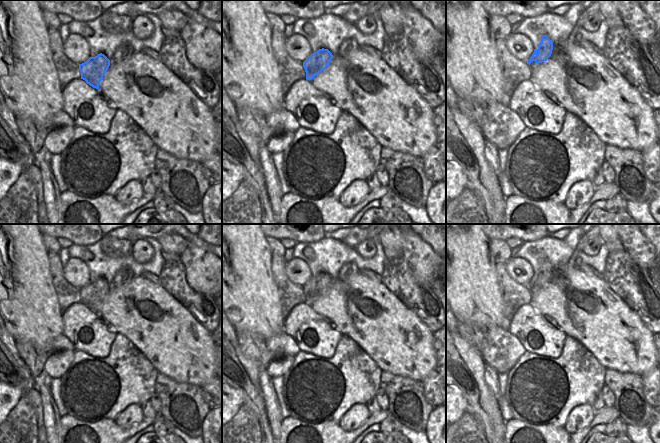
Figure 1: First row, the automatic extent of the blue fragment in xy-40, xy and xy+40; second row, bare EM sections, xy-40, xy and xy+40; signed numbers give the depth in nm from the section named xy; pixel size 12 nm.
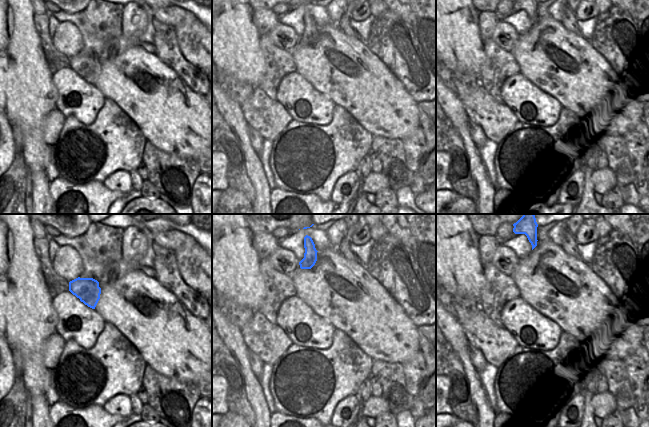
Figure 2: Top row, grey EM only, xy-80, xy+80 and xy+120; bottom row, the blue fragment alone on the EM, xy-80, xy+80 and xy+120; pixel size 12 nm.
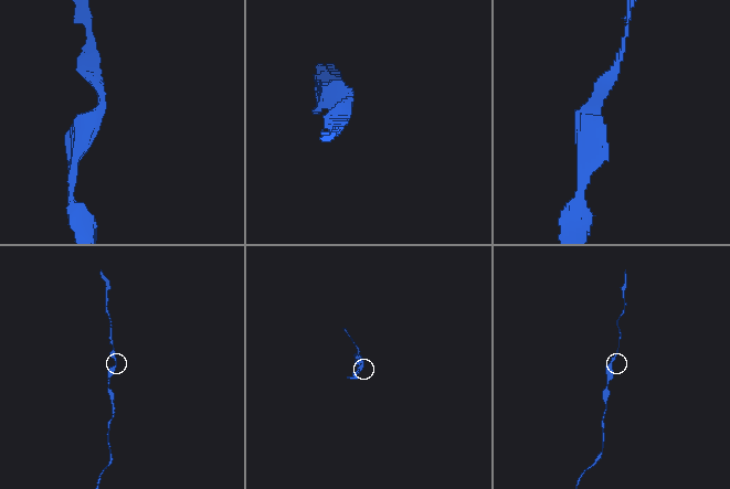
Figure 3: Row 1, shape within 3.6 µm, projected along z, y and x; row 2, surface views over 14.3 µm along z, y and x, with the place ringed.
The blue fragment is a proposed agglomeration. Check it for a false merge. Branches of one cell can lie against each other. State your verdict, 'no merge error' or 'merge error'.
no merge error

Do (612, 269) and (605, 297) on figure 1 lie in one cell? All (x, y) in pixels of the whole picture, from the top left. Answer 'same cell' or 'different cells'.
different cells

